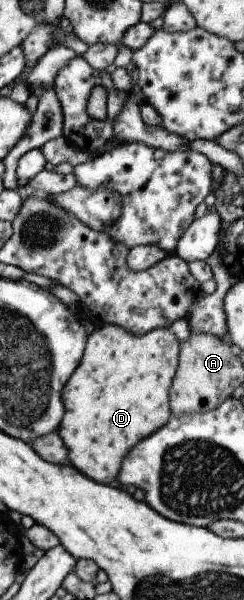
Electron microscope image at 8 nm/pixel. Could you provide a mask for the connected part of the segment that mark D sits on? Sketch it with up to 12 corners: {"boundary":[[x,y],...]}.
{"boundary":[[96,324],[62,389],[70,465],[116,483],[171,416],[179,344]]}

